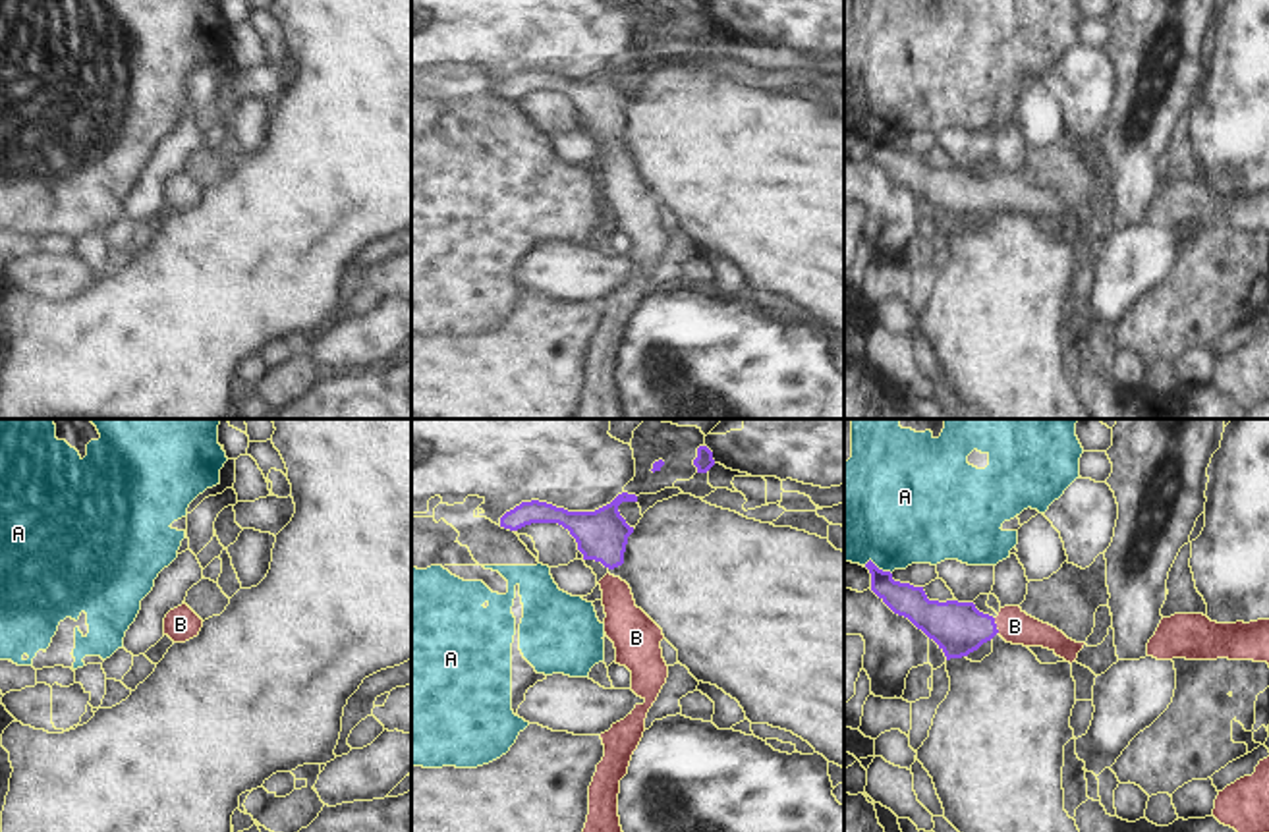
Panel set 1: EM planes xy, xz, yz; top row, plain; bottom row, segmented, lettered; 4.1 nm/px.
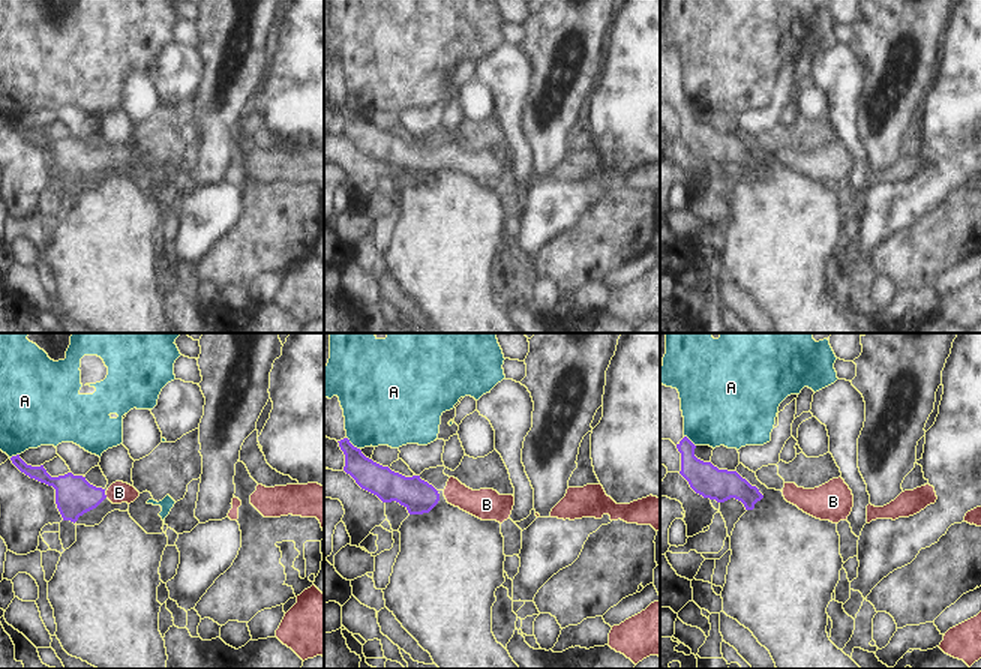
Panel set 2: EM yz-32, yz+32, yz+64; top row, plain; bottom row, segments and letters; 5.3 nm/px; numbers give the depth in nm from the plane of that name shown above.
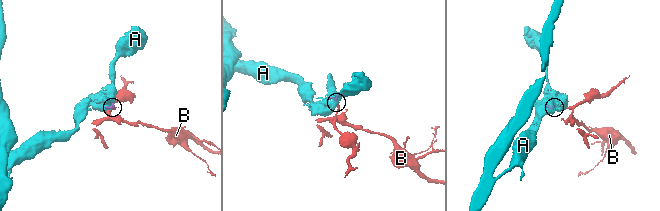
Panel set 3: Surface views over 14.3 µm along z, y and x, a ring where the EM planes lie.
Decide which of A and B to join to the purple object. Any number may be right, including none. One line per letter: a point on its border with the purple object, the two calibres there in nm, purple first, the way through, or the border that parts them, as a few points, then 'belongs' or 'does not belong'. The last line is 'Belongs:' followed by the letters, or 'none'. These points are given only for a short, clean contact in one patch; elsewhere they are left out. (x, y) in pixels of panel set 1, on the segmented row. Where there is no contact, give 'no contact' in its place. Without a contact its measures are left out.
A: yz (875, 566) | 140/460 nm | along yz (864, 564), (872, 560), (891, 574) | does not belong
B: yz (995, 626) | 220/140 nm | across yz (958, 628), (995, 626), (1015, 626) | belongs
Belongs: B

